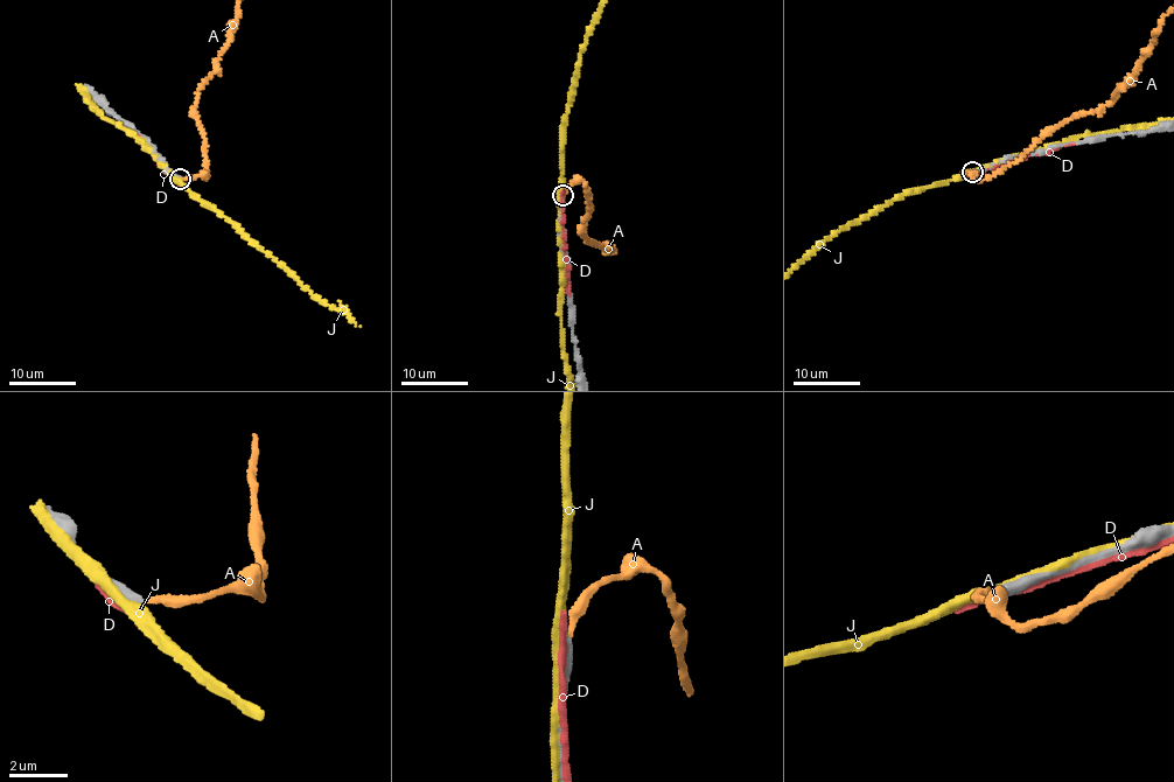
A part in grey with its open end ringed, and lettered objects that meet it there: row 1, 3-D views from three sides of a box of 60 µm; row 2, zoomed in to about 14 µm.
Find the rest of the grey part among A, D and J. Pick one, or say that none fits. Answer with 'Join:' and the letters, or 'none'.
Join: A

